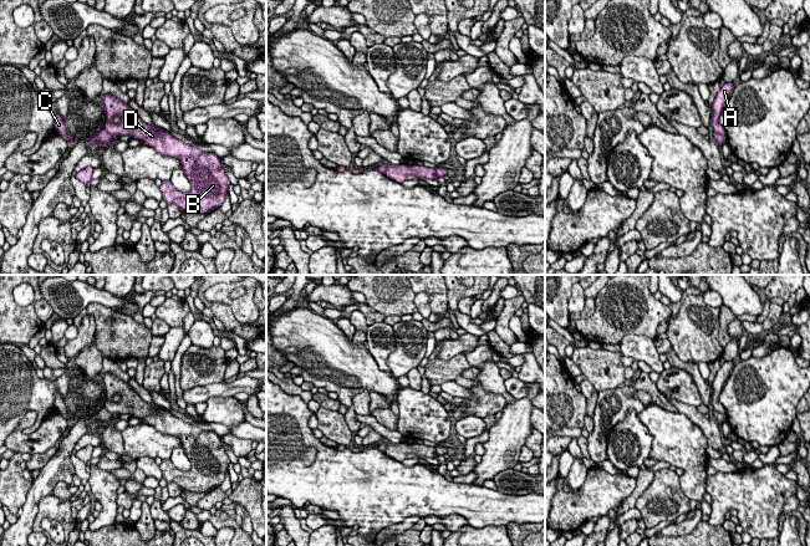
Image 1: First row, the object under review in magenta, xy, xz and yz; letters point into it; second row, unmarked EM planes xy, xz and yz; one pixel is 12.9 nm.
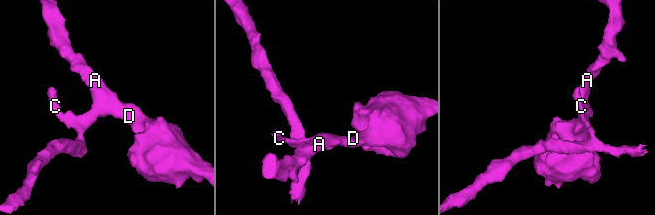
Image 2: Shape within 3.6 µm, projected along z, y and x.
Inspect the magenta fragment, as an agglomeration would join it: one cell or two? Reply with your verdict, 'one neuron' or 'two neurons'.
two neurons

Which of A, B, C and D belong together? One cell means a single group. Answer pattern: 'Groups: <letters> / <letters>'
Groups: A B D / C

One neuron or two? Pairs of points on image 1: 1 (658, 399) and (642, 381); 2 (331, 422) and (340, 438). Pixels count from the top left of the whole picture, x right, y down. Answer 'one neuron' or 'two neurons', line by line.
1: one neuron
2: one neuron

